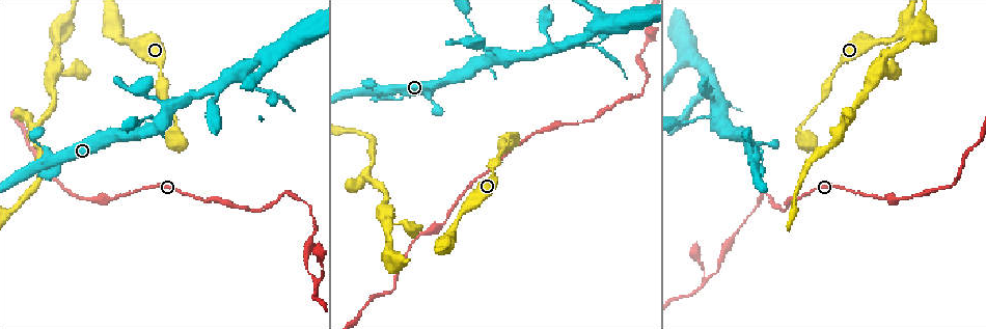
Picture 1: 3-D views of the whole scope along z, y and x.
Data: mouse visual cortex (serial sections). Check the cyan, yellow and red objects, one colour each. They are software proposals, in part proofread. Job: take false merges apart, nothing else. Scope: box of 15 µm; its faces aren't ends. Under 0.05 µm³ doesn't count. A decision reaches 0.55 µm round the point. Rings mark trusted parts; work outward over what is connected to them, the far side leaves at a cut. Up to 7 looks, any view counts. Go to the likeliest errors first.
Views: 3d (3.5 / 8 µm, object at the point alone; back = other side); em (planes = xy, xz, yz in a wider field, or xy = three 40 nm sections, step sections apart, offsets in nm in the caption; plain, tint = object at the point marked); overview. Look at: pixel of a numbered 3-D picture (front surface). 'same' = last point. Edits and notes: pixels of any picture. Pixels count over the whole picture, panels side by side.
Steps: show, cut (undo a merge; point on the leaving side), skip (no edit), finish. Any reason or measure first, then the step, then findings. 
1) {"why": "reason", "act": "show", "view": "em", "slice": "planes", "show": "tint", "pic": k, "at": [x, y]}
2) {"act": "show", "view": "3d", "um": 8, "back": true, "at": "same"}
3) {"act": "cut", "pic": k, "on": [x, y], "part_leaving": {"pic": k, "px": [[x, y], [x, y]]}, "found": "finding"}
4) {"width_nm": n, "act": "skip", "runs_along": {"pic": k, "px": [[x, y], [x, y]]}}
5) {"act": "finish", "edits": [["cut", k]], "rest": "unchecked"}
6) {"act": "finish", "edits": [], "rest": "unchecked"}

{"why": "three-way junction", "act": "show", "view": "3d", "um": 8, "pic": 1, "at": [644, 44]}

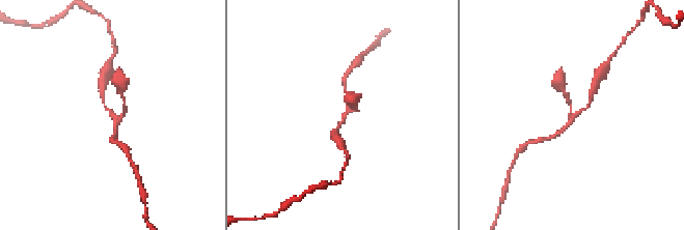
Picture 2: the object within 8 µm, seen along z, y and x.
{"act": "show", "view": "3d", "um": 3.5, "pic": 2, "at": [576, 115]}

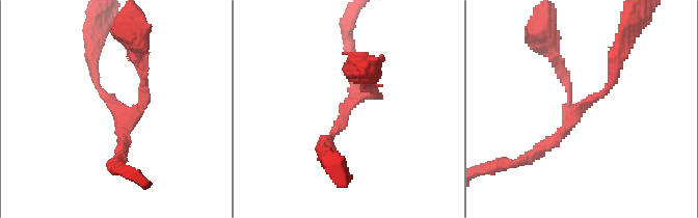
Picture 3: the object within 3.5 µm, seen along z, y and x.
{"arms": 3, "arm_widths_nm": [150, 150, 200], "why": "now the EM", "act": "show", "view": "em", "slice": "xy", "step": 5, "show": "tint", "pic": 3, "at": [580, 110]}

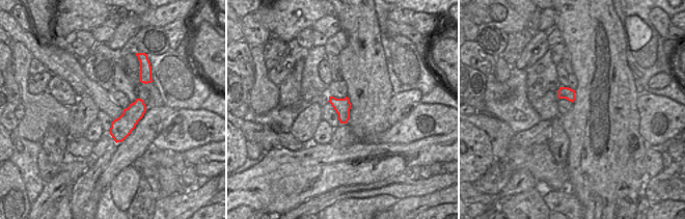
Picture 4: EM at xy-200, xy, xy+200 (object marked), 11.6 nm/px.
{"act": "skip", "runs_along": {"pic": 3, "px": [[326, 141], [348, 106], [377, 96], [374, 87]]}, "found": "all the same cell"}

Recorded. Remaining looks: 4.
{"why": "calibre changes", "act": "show", "view": "3d", "um": 3.5, "pic": 1, "at": [715, 103]}

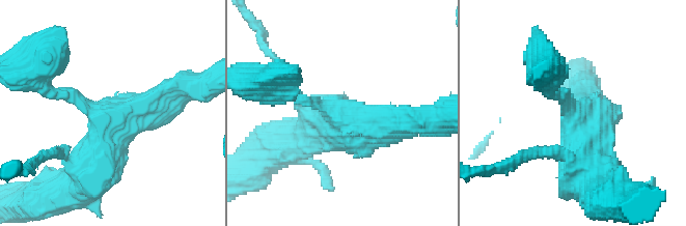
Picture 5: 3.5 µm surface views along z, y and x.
{"arms": 4, "arm_widths_nm": [150, 150, 450, 600], "why": "need the tissue", "act": "show", "view": "em", "slice": "planes", "show": "tint", "pic": 5, "at": [101, 117]}

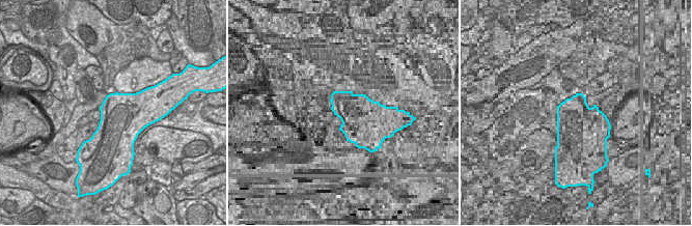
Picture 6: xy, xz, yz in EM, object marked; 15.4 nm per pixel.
{"act": "skip", "runs_along": {"pic": 5, "px": [[71, 188], [128, 115], [166, 95]]}, "found": "one cell here"}

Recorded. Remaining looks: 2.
{"act": "finish", "edits": [], "rest": "unchecked"}

